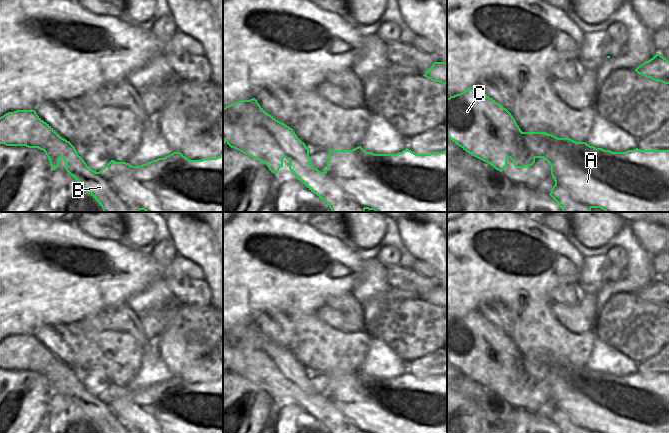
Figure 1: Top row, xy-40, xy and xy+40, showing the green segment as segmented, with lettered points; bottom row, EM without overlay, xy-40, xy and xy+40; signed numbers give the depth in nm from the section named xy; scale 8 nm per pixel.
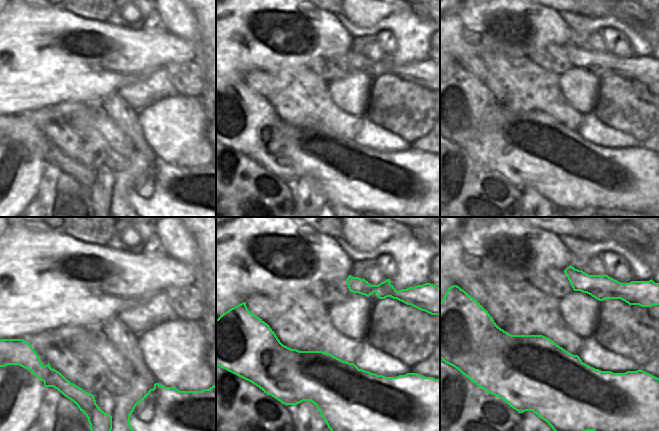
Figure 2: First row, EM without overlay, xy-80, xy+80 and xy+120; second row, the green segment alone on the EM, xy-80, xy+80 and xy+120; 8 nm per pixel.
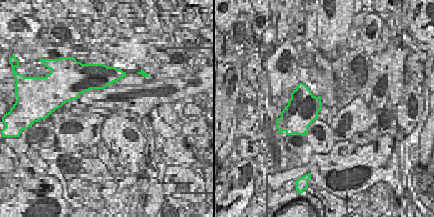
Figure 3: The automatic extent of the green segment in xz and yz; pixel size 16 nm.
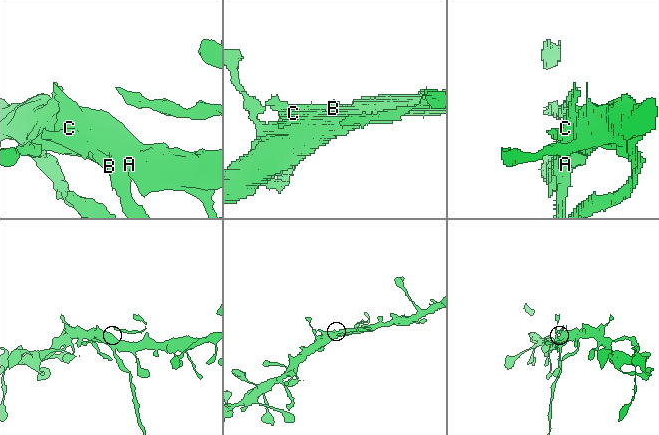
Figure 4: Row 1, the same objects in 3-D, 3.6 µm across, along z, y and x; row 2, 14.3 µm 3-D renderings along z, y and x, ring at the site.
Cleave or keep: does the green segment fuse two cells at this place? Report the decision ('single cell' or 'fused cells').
fused cells

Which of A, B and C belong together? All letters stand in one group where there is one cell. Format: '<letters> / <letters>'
A C / B

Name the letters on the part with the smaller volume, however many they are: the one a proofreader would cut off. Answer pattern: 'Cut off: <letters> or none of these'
Cut off: B

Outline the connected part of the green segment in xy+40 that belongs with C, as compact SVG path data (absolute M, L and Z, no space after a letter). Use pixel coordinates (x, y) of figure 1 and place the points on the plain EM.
M472 310L460 318L447 322L447 360L472 380L487 386L494 370L506 370L507 377L515 368L520 378L527 374L535 382L543 382L551 390L551 399L577 424L590 432L600 433L669 433L669 374L628 374L612 376L576 366L570 362L558 362L546 356L522 356L511 337L490 322L480 311Z

